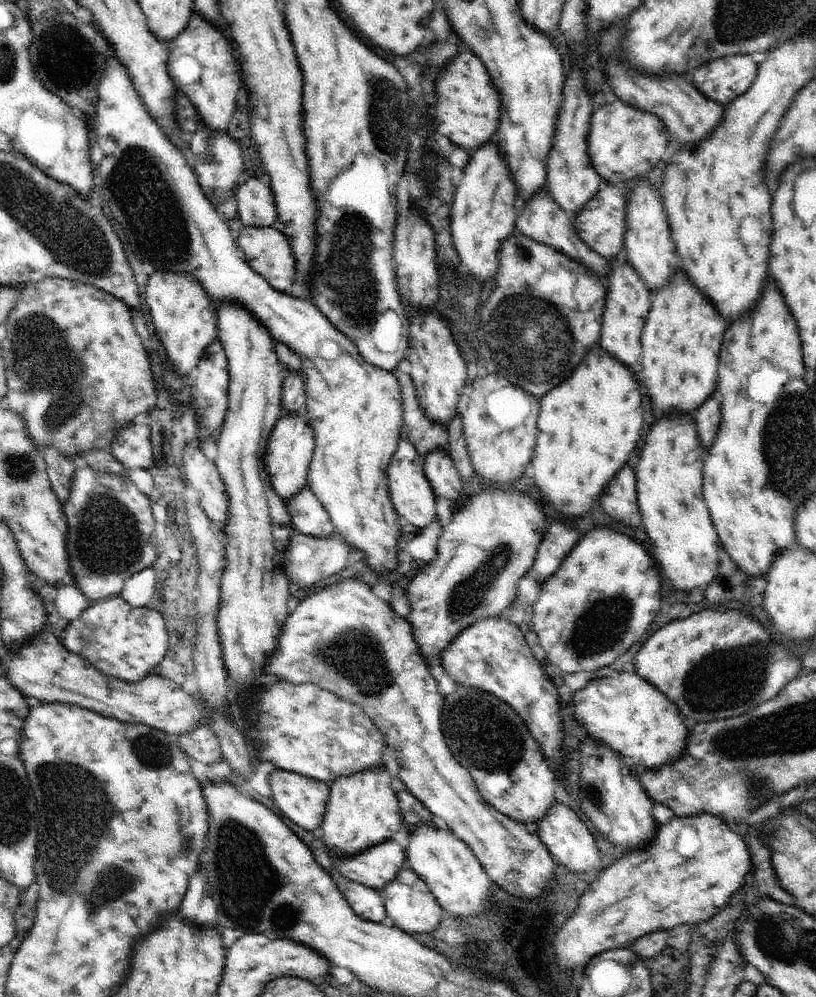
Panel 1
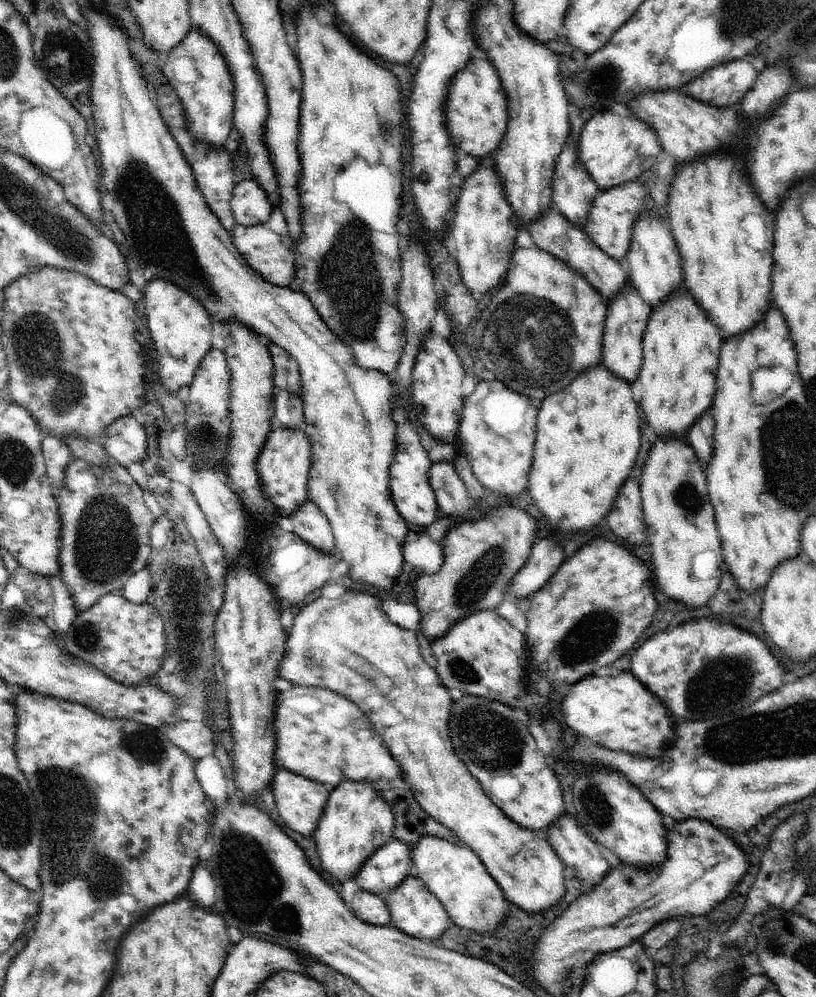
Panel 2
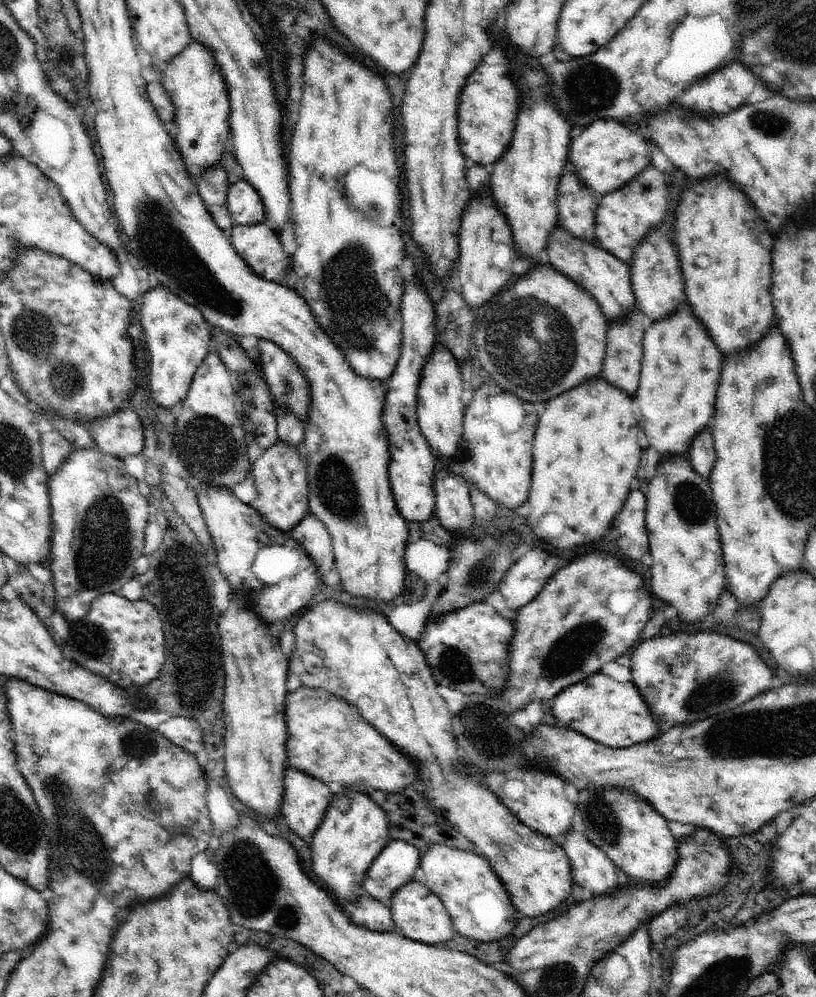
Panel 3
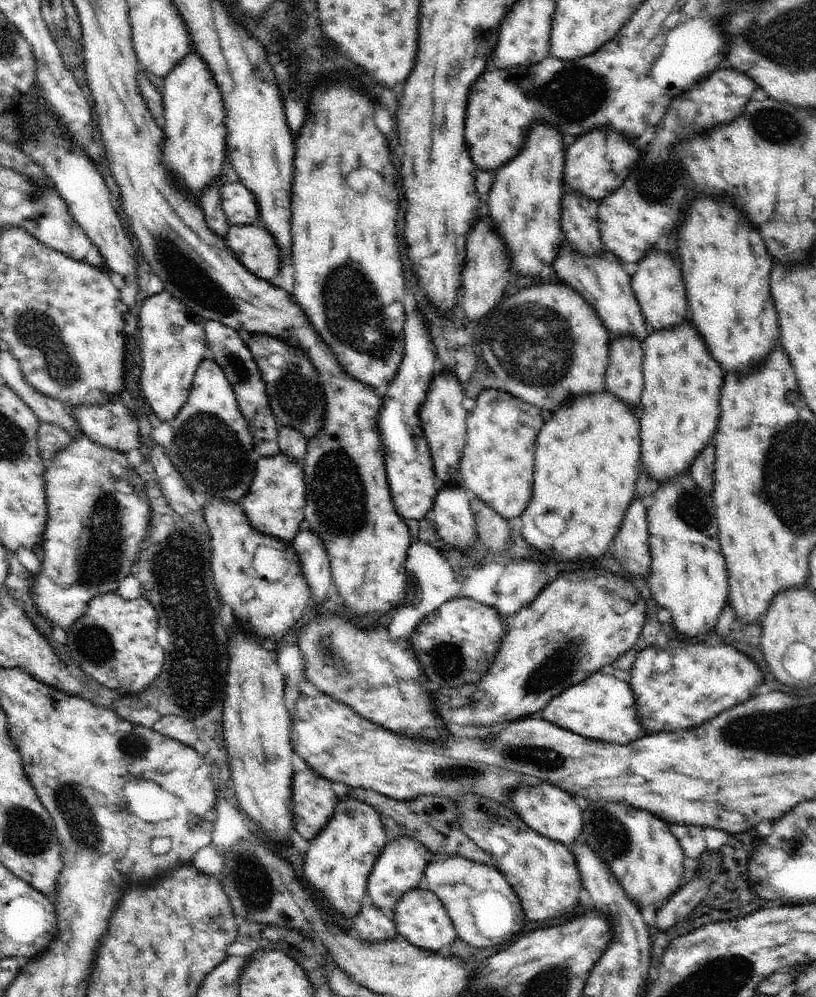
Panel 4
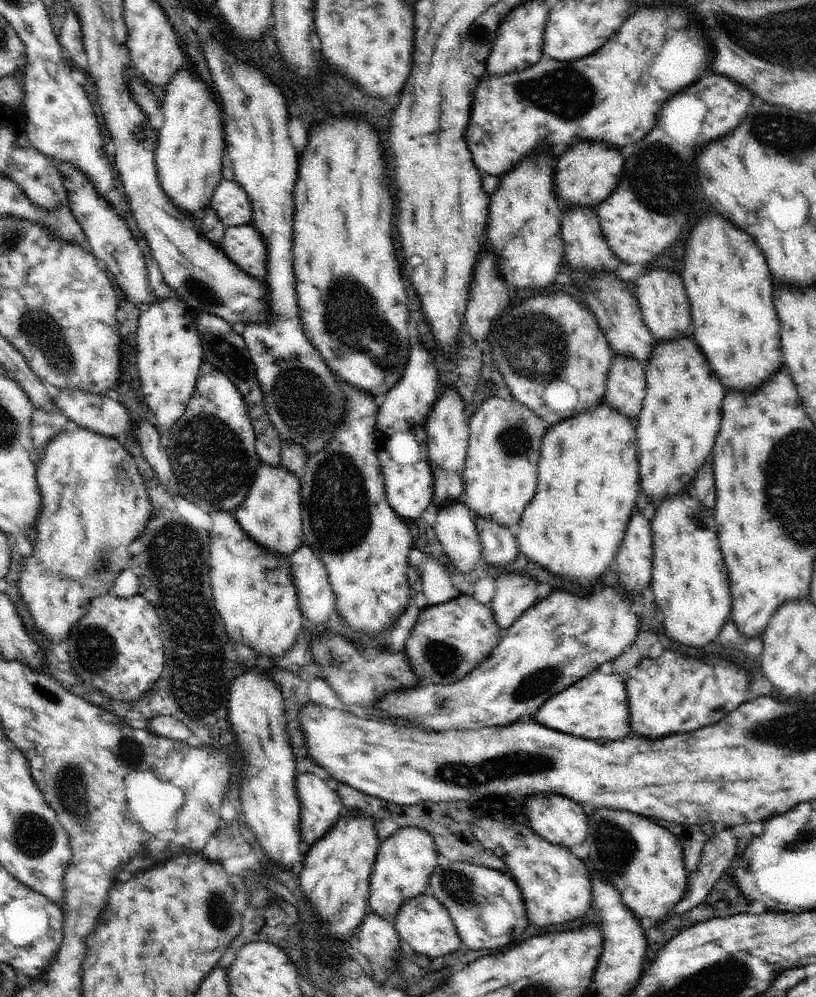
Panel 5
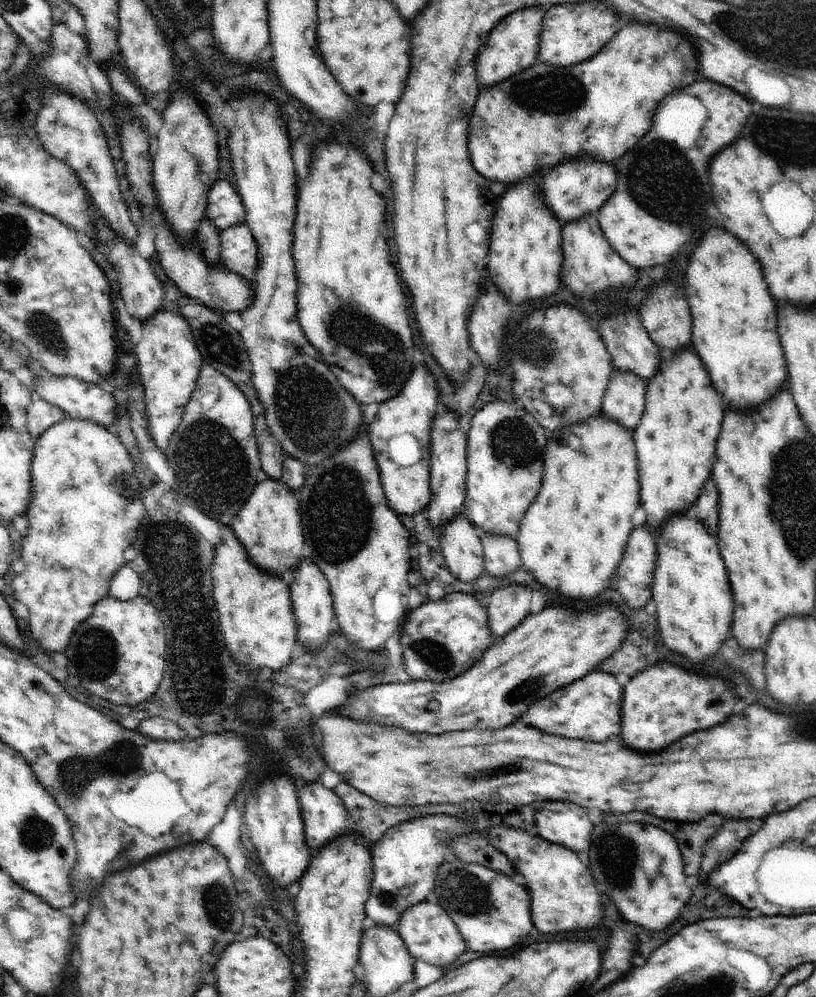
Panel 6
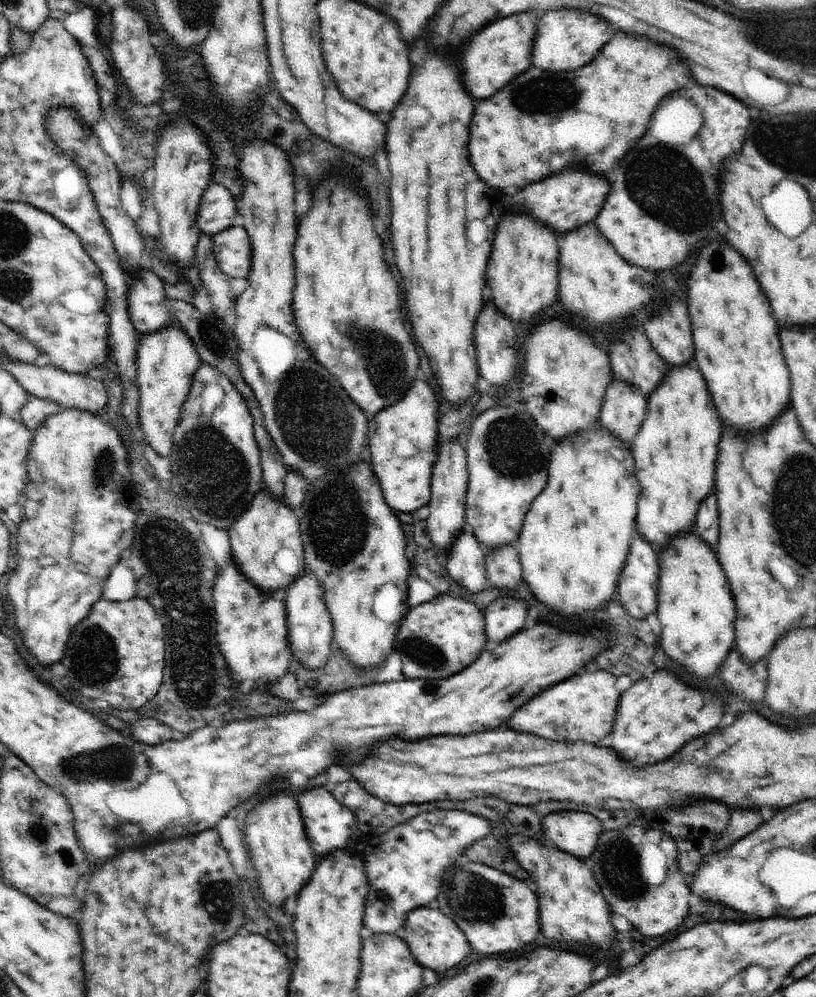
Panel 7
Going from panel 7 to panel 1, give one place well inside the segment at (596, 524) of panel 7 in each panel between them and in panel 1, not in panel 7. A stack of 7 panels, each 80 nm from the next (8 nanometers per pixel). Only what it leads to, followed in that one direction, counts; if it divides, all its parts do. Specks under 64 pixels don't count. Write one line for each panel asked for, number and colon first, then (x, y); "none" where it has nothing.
1: (587, 427)
2: (588, 436)
3: (586, 451)
4: (587, 455)
5: (588, 480)
6: (571, 537)

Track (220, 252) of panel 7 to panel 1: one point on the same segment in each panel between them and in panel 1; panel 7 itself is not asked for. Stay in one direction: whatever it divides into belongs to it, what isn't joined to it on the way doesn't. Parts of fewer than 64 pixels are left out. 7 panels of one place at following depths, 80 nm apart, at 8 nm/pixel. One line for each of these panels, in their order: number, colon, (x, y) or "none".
1: (267, 250)
2: (264, 251)
3: (261, 247)
4: (254, 247)
5: (244, 244)
6: (239, 252)

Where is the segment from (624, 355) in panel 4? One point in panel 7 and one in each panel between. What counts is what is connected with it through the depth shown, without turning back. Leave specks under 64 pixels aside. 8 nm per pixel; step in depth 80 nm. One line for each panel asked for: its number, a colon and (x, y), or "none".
5: (625, 386)
6: (623, 400)
7: (623, 408)

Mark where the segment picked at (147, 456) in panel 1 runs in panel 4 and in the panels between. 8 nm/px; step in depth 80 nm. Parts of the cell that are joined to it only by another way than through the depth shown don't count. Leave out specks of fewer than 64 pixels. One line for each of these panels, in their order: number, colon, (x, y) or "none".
2: (125, 440)
3: (120, 435)
4: (113, 425)

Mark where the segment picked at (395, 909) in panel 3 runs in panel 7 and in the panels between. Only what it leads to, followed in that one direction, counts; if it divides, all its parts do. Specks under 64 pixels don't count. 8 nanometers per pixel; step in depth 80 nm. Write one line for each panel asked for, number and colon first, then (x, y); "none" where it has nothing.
4: (419, 916)
5: (424, 925)
6: (430, 935)
7: (435, 940)

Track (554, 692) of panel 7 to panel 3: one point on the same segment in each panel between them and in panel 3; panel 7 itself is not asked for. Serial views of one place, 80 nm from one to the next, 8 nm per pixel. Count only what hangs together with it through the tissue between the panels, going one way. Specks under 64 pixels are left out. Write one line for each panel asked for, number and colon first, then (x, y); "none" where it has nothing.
3: (615, 714)
4: (603, 707)
5: (597, 707)
6: (590, 708)

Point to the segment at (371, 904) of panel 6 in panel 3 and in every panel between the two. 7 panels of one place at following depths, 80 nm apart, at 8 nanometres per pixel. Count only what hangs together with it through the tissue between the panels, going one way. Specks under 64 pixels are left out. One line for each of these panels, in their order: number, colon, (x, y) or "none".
3: (395, 865)
4: (402, 862)
5: (405, 861)

